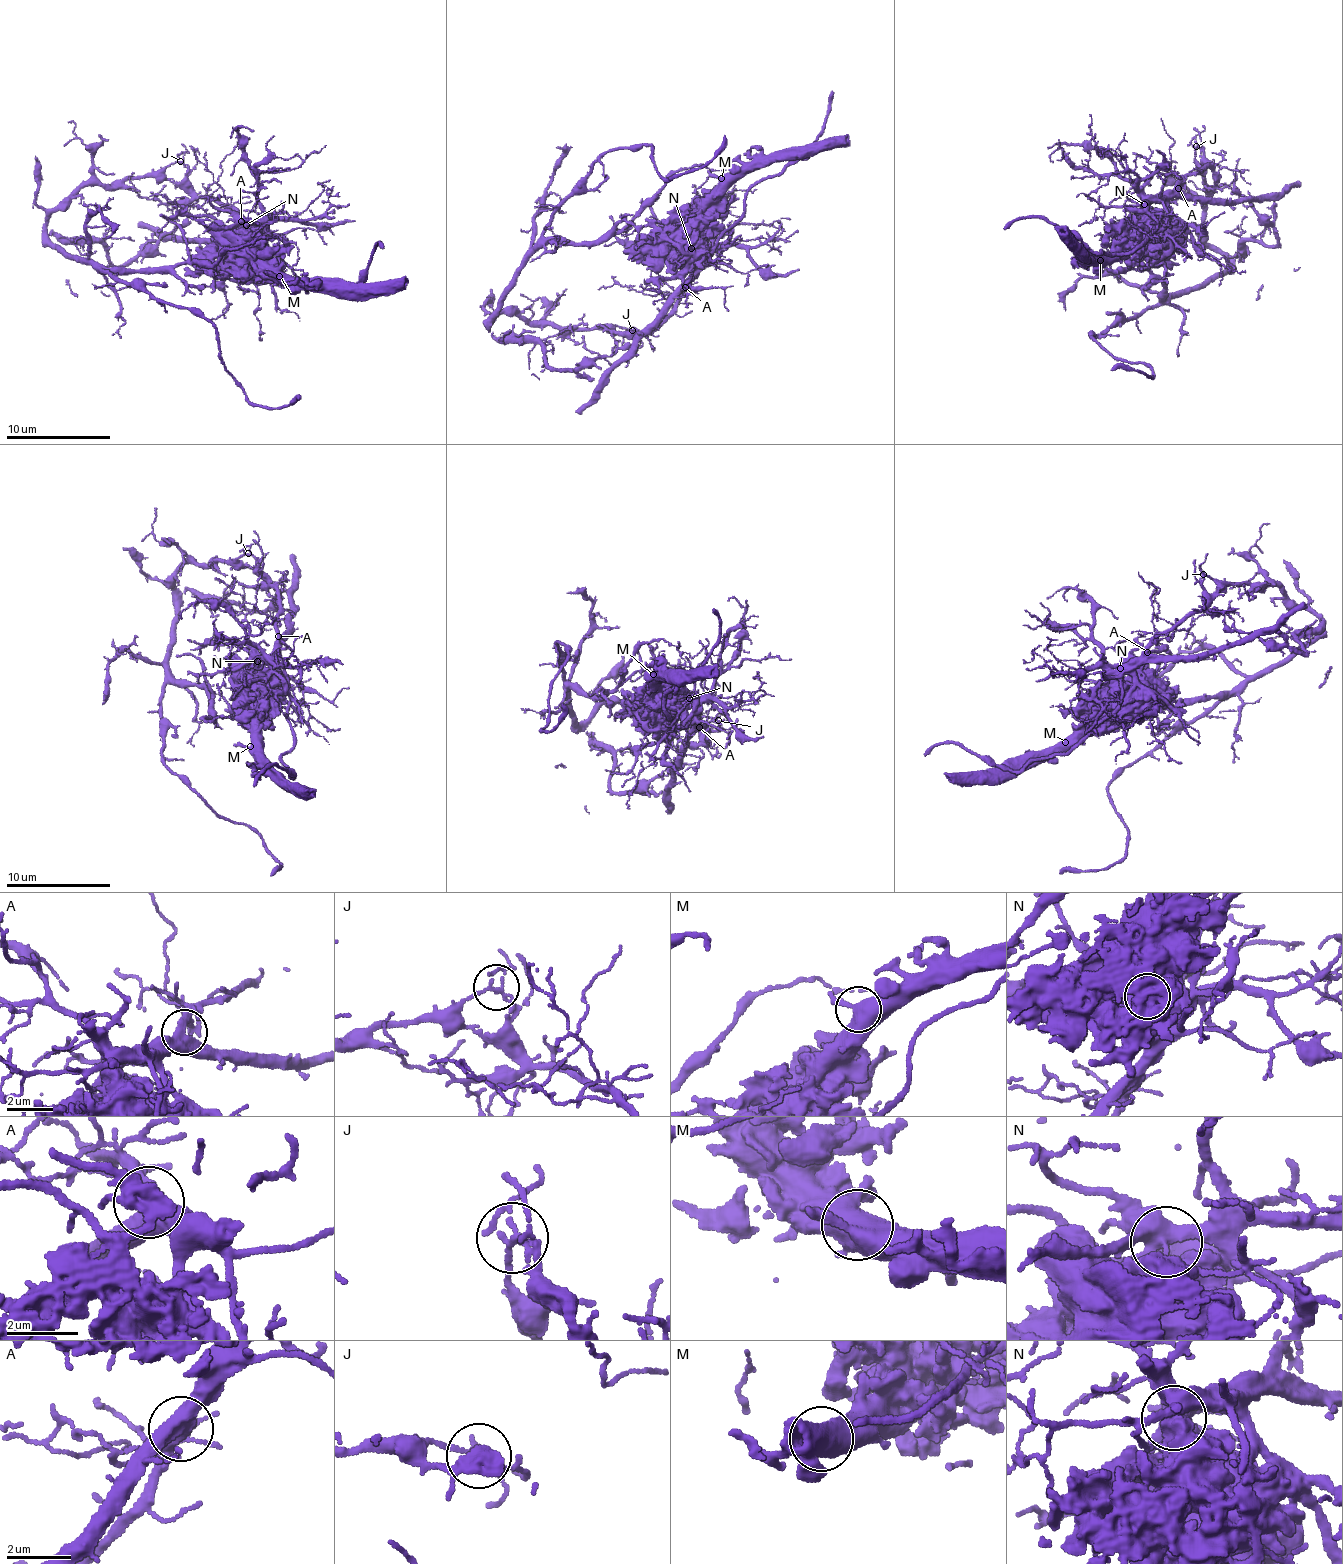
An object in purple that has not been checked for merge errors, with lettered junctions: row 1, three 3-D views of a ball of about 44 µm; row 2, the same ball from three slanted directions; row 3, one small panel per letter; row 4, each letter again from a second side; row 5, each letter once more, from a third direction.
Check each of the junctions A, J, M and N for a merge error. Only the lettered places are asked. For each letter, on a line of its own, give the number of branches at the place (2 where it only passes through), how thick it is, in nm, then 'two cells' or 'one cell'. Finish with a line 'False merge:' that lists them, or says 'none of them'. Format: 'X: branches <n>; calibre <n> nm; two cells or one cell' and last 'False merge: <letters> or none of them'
A: branches 3; calibre 400 nm; one cell
J: branches 4; calibre 130 nm; two cells
M: branches 2; calibre 550 nm; one cell
N: branches 5; calibre 400 nm; two cells
False merge: J, N

